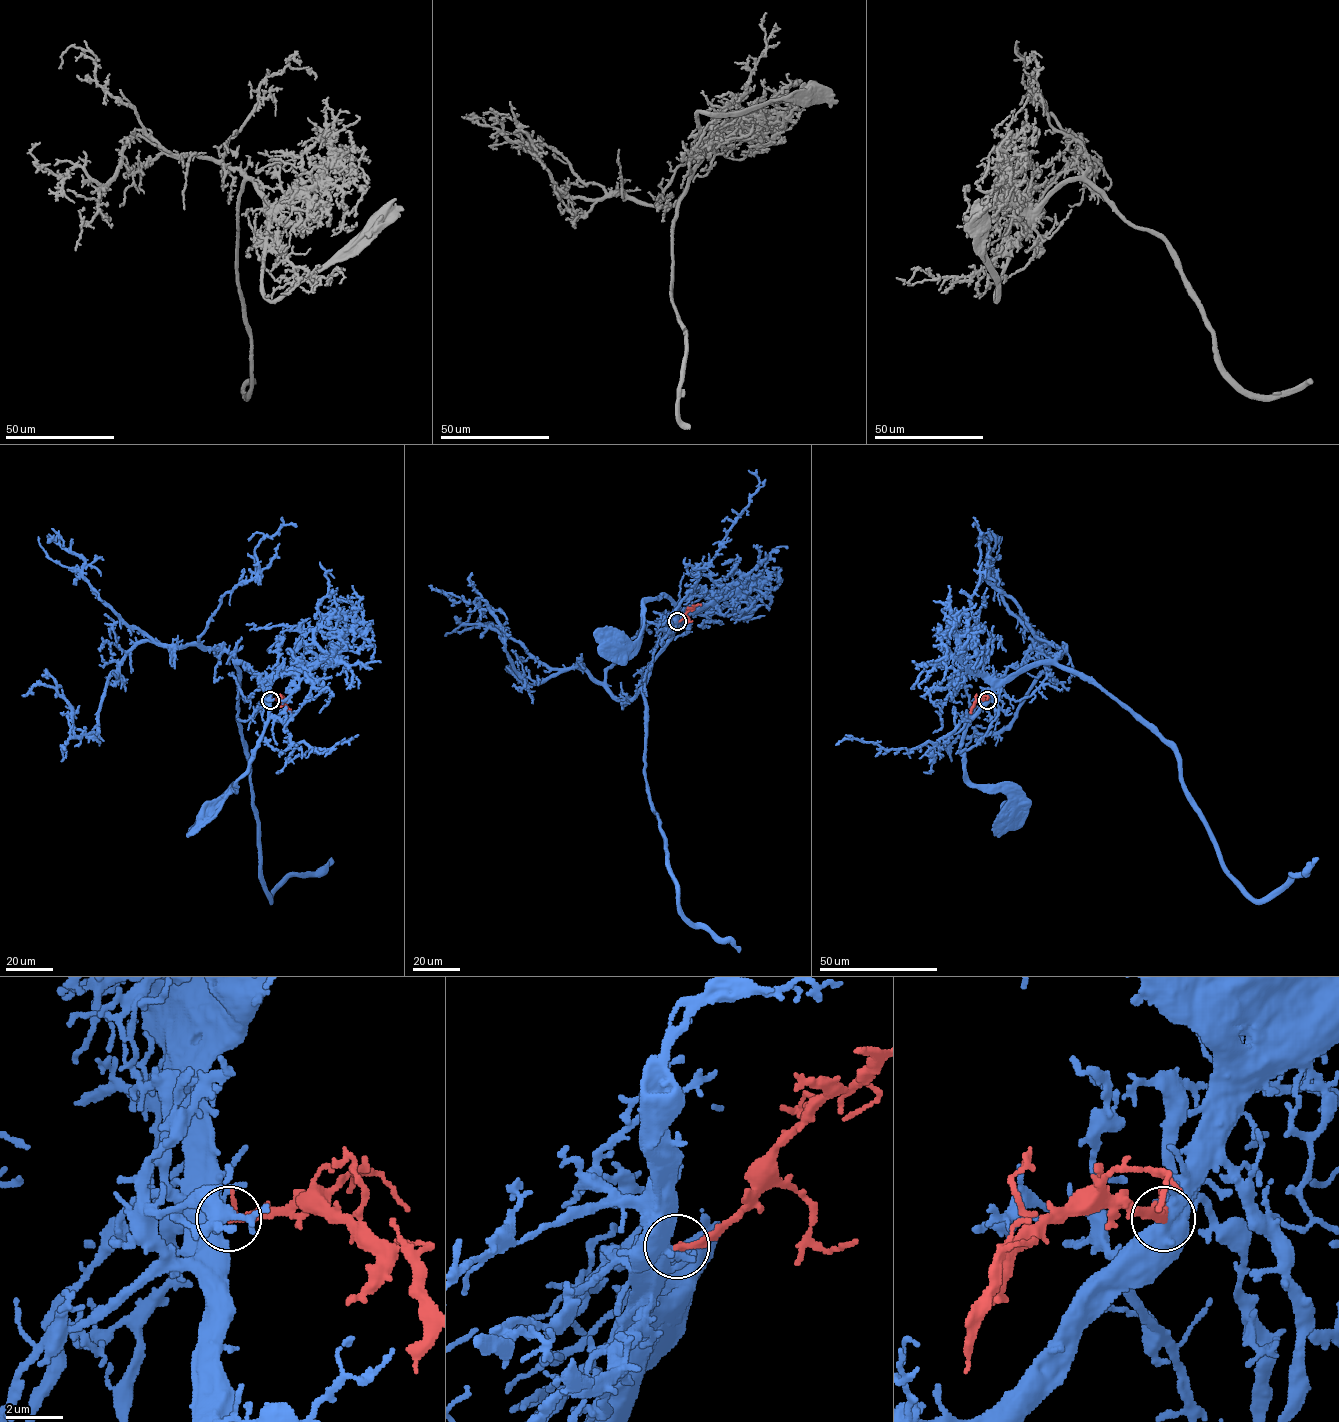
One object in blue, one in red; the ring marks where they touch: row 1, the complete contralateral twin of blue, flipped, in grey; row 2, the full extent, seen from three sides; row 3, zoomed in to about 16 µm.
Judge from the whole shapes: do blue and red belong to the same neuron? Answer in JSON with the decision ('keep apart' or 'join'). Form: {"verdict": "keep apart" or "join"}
{"verdict": "join"}

